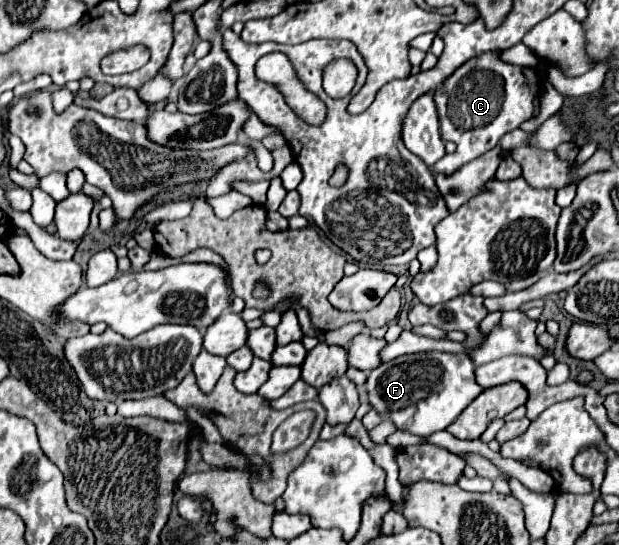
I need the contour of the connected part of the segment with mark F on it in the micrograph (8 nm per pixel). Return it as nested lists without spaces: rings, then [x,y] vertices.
[[[445,351],[411,353],[381,363],[369,373],[365,389],[375,411],[389,415],[397,429],[421,437],[447,429],[453,419],[483,393],[483,387],[475,381],[475,363],[471,355]]]

